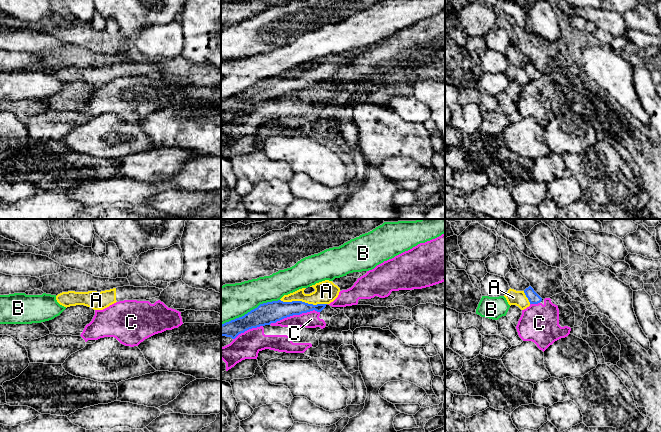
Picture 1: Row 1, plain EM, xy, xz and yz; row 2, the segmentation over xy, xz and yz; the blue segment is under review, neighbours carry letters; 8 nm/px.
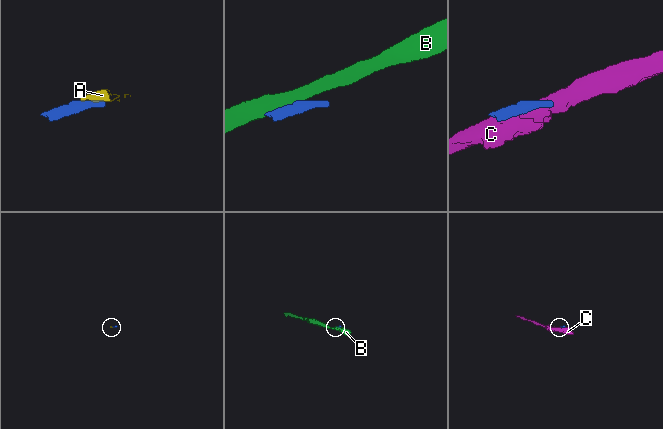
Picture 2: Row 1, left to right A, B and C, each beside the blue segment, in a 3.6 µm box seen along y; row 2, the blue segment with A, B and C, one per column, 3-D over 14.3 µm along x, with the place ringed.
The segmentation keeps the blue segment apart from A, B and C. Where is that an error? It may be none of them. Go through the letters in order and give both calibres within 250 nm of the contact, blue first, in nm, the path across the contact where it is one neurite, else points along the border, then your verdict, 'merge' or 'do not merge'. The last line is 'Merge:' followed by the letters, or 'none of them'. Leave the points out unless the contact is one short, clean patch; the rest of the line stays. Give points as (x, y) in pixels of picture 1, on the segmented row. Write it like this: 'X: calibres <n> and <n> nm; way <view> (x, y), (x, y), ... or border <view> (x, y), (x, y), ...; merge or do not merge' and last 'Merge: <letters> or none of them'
A: calibres 170 and 180 nm; way xz (274, 311), (294, 303), (303, 302), (315, 301), (326, 291); merge
B: calibres 170 and 300 nm; do not merge
C: calibres 170 and 130 nm; do not merge
Merge: A

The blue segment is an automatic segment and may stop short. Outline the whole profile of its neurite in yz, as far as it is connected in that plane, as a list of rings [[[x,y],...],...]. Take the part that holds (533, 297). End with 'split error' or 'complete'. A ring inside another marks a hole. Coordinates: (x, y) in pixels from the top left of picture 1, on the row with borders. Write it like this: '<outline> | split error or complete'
[[[531,286],[526,288],[524,291],[516,291],[510,288],[504,297],[510,306],[516,305],[521,310],[526,309],[531,304],[538,304],[542,301],[542,298]]] | split error

